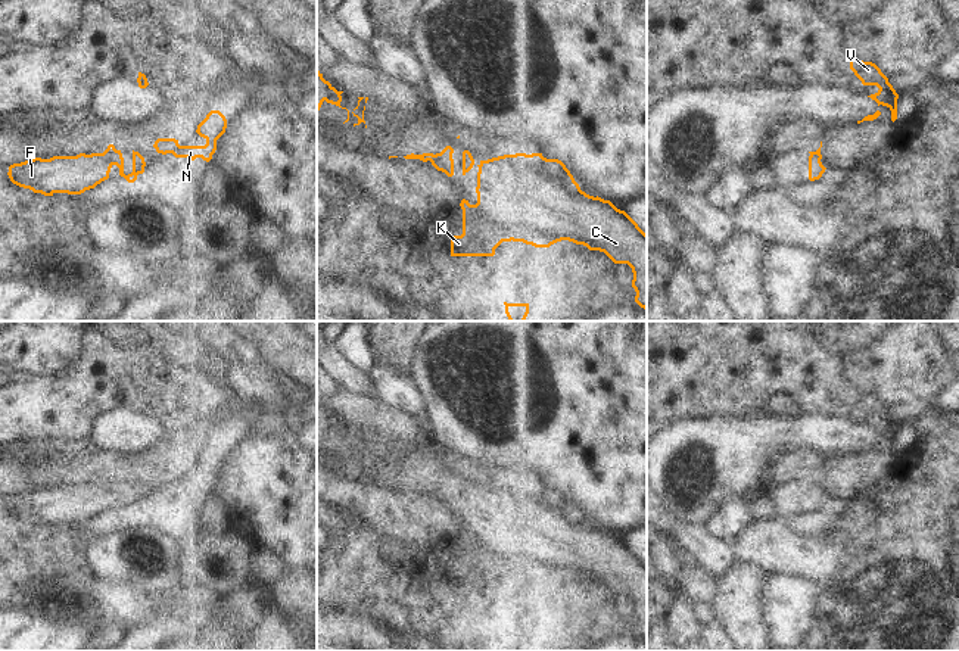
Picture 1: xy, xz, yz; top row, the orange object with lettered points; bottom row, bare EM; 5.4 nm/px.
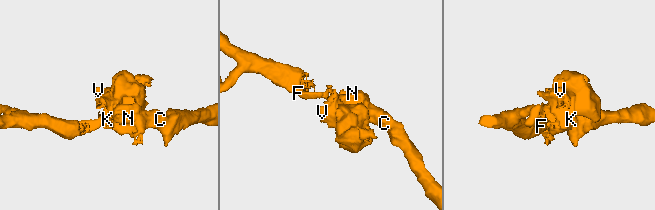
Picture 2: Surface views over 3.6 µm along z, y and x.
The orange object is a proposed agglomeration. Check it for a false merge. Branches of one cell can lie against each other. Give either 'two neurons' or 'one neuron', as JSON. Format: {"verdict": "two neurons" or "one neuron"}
{"verdict": "one neuron"}

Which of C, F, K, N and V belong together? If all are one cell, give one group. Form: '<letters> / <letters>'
C F K N V

